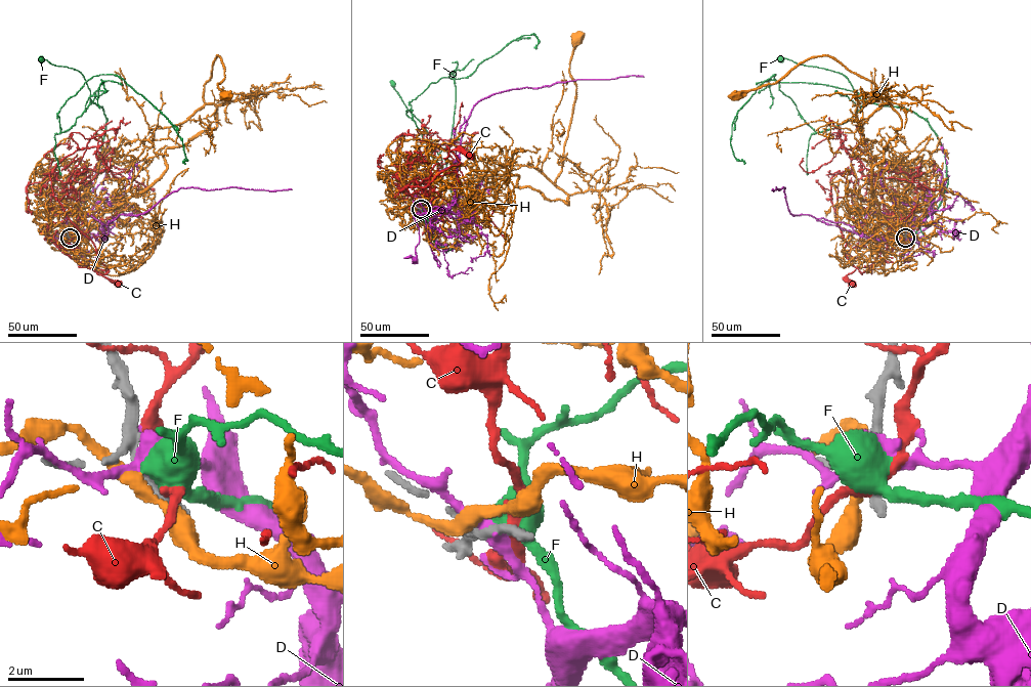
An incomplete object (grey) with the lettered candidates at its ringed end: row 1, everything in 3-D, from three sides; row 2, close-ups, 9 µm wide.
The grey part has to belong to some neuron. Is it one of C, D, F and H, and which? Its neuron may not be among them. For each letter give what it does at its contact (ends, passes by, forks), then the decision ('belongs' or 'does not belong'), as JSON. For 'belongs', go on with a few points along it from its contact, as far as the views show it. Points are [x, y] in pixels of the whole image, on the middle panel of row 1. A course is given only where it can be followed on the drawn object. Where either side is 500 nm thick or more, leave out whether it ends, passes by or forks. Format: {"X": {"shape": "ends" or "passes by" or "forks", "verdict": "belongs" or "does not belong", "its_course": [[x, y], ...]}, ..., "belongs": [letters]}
{"C": {"shape": "passes by", "verdict": "does not belong"}, "D": {"shape": "forks", "verdict": "does not belong"}, "F": {"verdict": "does not belong"}, "H": {"shape": "passes by", "verdict": "does not belong"}, "belongs": []}

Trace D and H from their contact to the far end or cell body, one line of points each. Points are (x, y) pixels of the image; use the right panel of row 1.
D: (905, 235), (910, 224), (882, 212), (868, 213), (851, 226), (792, 215), (785, 187), (773, 189)
H: (905, 235), (895, 241), (876, 233), (872, 169), (901, 118), (872, 82), (818, 56), (735, 95)

